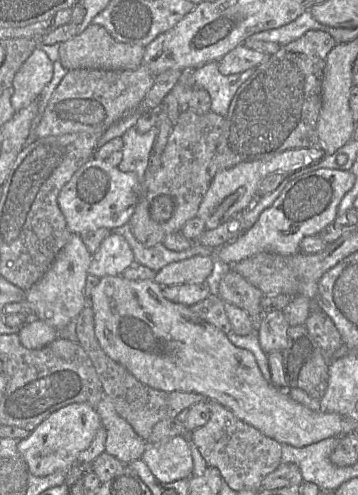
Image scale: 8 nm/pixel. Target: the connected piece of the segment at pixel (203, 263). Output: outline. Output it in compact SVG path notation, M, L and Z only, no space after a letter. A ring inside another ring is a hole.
M194 256L172 262L154 274L154 281L162 287L206 282L213 269L210 256Z

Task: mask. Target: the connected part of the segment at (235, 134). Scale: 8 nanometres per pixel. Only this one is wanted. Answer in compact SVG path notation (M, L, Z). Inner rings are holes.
M309 30L300 38L280 47L268 59L254 68L251 76L237 89L225 117L223 132L208 167L211 178L220 170L229 169L241 162L269 160L289 149L323 149L317 132L322 107L322 79L328 53L336 45L326 31Z

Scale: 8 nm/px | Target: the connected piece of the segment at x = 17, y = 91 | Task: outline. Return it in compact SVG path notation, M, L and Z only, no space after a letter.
M36 47L13 78L11 104L15 112L38 100L53 76L53 62Z

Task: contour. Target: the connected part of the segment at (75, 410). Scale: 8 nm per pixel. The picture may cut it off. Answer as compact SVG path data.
M73 403L50 414L27 438L18 442L17 448L34 476L48 476L74 466L79 454L90 446L100 427L100 416L95 408L87 403Z

